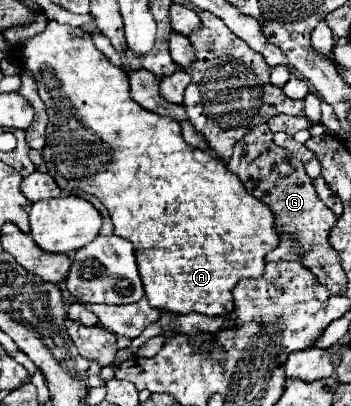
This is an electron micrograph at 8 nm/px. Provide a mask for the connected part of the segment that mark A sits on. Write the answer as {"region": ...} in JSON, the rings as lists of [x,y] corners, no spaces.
{"region":[[[54,20],[48,22],[46,30],[38,36],[34,36],[34,40],[26,40],[24,44],[24,62],[26,68],[30,68],[30,72],[34,72],[34,80],[38,84],[38,94],[42,98],[42,102],[46,104],[46,112],[48,112],[48,128],[46,128],[46,146],[42,150],[42,158],[48,166],[48,174],[56,180],[56,184],[68,192],[68,194],[92,194],[96,196],[110,212],[110,218],[114,222],[114,234],[122,236],[124,240],[130,240],[134,246],[134,254],[136,254],[136,262],[138,262],[138,270],[142,276],[142,284],[146,290],[146,298],[150,302],[150,306],[154,308],[162,308],[164,312],[174,312],[174,314],[190,314],[190,312],[198,312],[204,316],[228,316],[234,310],[232,304],[232,288],[242,280],[242,278],[258,278],[264,272],[264,256],[274,250],[278,246],[278,234],[274,232],[272,226],[272,212],[270,208],[266,208],[264,204],[258,204],[258,200],[254,200],[254,196],[250,196],[244,188],[242,182],[226,170],[224,162],[210,156],[204,150],[198,150],[190,144],[184,142],[182,132],[180,132],[180,124],[170,118],[170,116],[160,116],[154,112],[148,112],[146,108],[142,108],[140,104],[136,104],[130,98],[130,84],[128,84],[128,74],[120,68],[114,66],[92,42],[92,36],[88,32],[84,32],[82,28],[72,28],[72,26],[62,26]]]}

